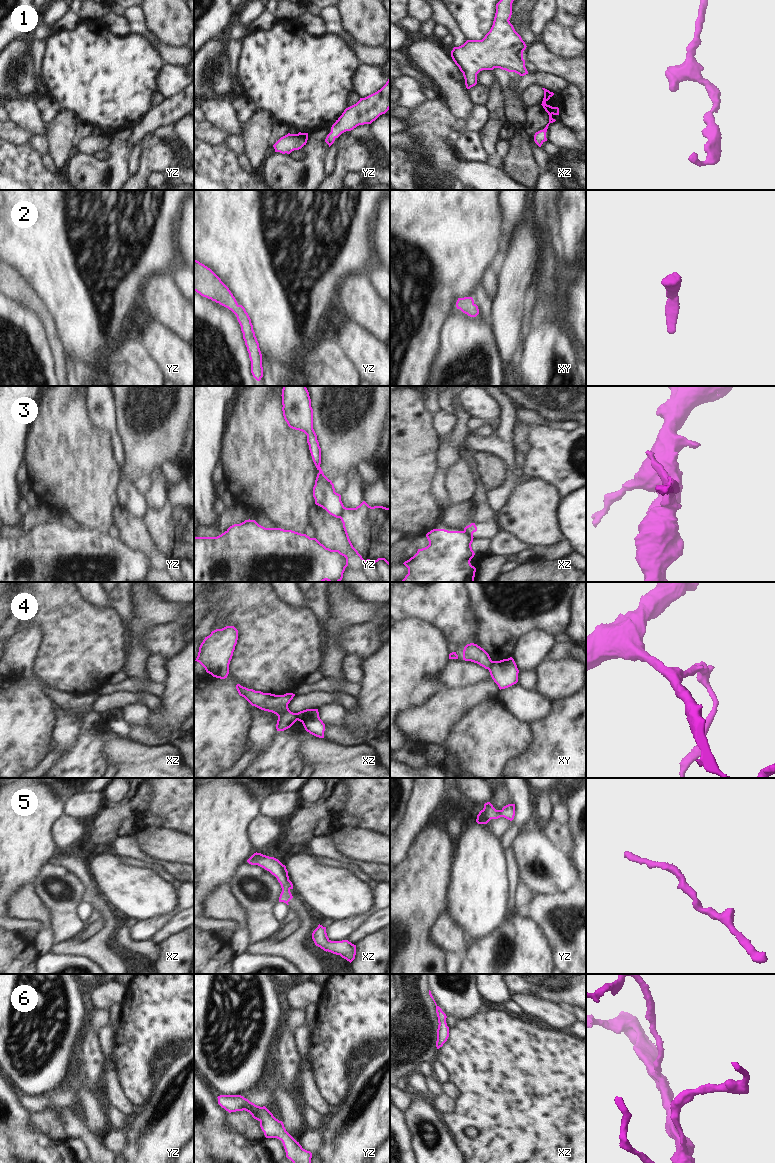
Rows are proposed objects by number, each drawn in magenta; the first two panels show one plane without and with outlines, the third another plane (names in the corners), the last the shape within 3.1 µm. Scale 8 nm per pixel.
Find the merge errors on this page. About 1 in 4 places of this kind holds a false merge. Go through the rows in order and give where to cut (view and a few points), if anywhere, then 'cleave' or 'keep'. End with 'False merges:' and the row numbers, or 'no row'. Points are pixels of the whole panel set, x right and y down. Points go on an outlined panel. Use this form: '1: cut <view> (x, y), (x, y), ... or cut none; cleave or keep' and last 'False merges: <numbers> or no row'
1: cut none; keep
2: cut none; keep
3: cut yz (344, 507), (339, 517); cleave
4: cut xy (493, 661), (488, 669); cleave
5: cut none; keep
6: cut none; keep
False merges: 3, 4

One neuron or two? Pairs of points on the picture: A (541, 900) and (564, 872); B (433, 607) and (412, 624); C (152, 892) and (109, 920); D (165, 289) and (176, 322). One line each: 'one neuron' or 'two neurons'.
A: two neurons
B: two neurons
C: two neurons
D: one neuron

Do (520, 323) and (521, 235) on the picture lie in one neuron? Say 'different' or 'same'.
same

